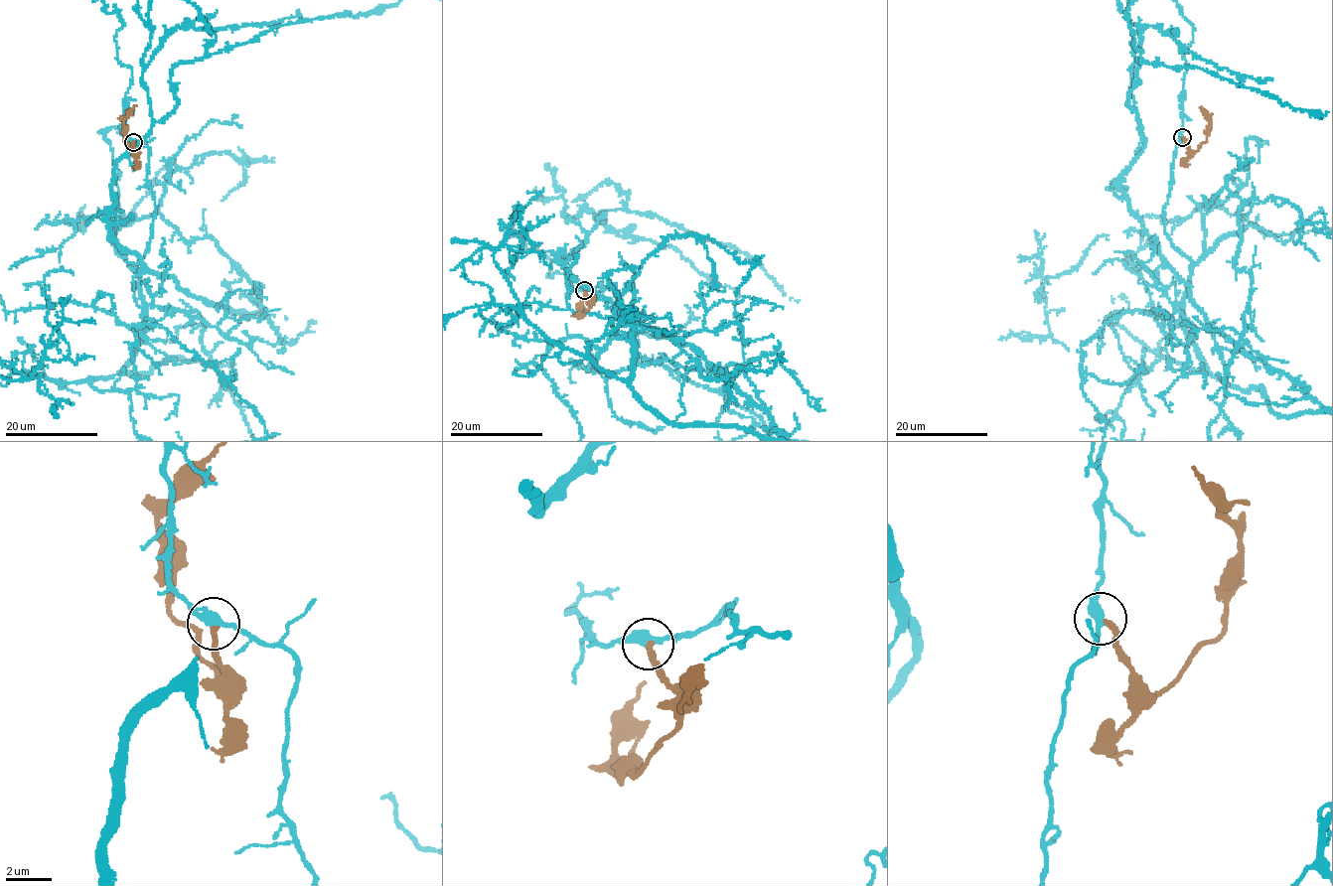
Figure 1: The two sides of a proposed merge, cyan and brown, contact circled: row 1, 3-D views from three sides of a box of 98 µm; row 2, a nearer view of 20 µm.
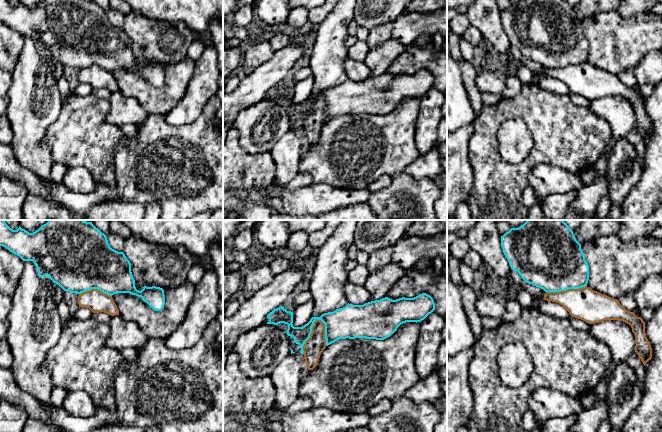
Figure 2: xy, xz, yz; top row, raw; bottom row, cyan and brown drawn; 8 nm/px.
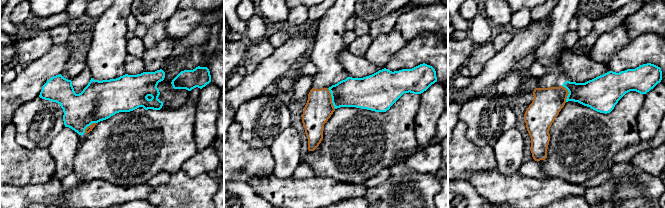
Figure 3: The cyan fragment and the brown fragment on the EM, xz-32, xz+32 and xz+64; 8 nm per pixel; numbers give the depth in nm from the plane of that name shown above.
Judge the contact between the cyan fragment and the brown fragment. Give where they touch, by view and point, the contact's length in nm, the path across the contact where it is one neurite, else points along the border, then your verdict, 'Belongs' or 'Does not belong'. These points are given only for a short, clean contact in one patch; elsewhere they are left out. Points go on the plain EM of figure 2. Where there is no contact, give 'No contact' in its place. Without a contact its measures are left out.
Touches cyan at xz (310, 110). Shared border 320 nm. Does not belong

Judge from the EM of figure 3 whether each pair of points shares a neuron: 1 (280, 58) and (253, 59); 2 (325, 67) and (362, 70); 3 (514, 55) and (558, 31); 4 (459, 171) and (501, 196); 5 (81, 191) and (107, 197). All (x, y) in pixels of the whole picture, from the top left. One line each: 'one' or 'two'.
1: two
2: two
3: two
4: two
5: one

